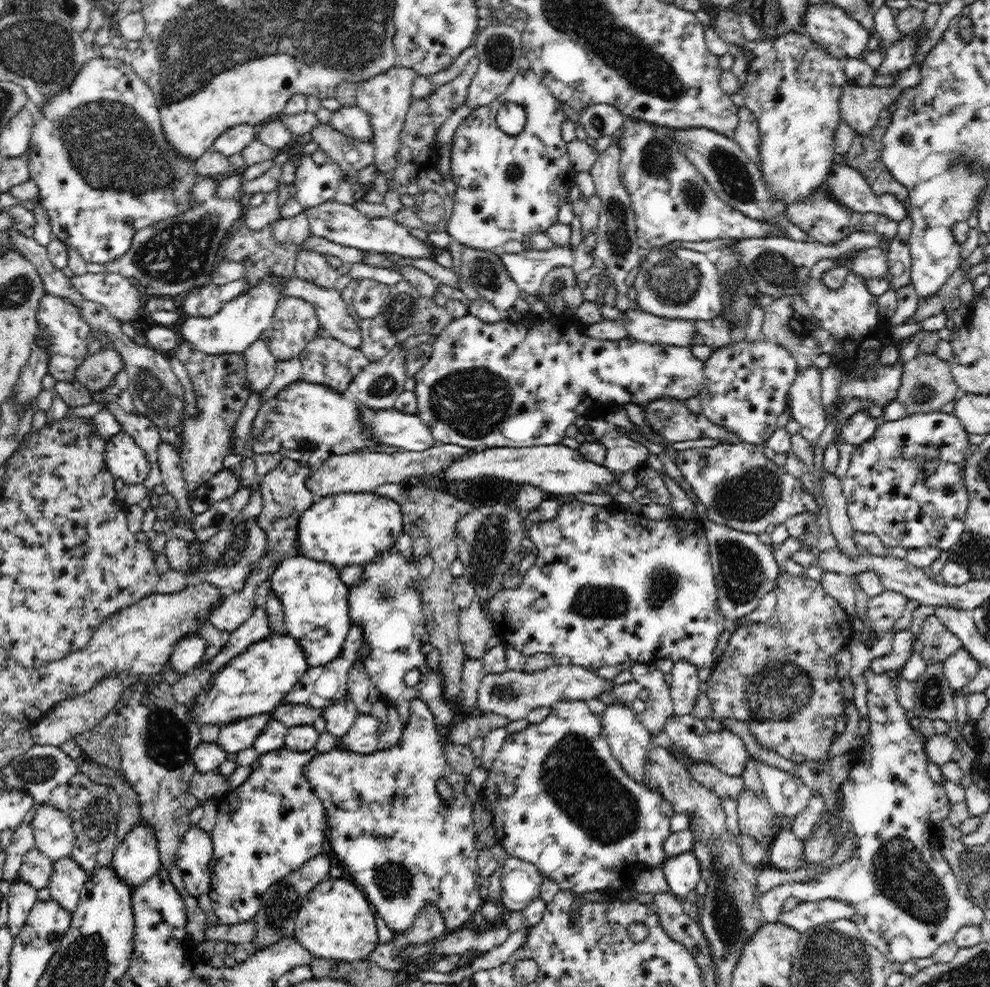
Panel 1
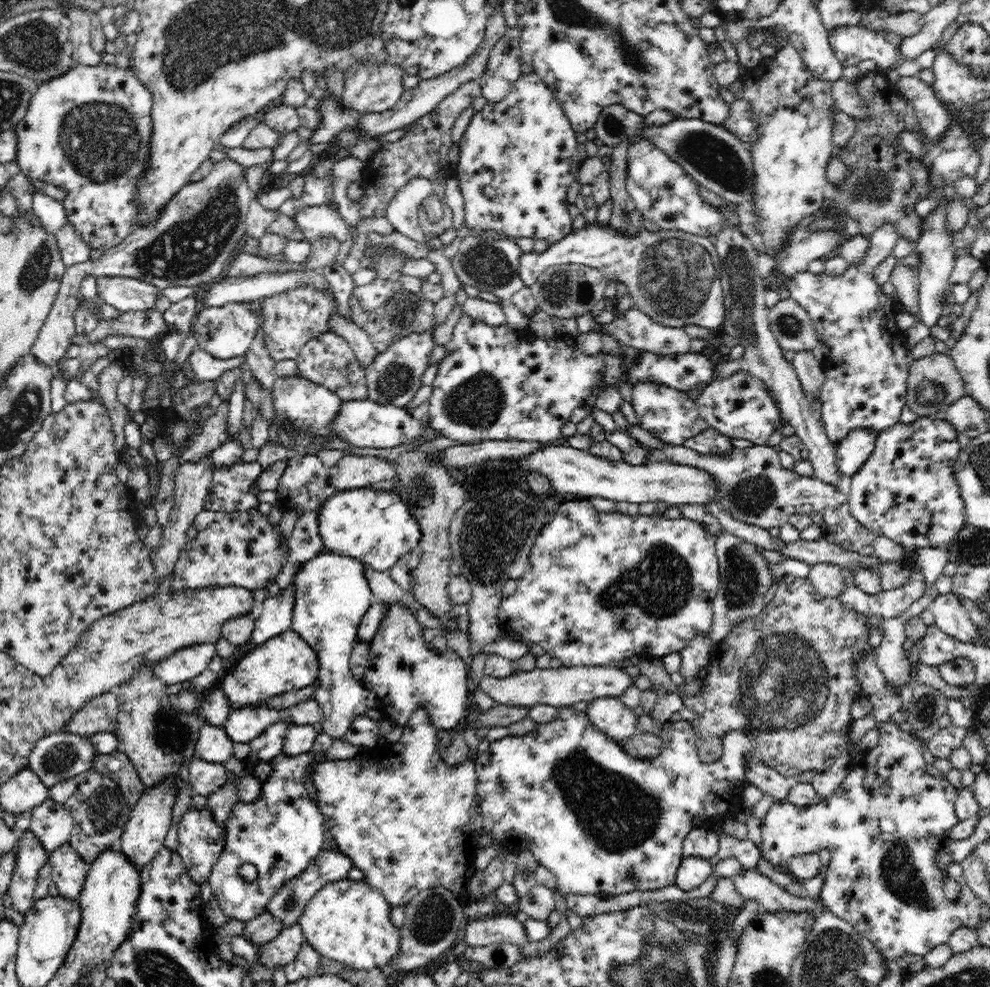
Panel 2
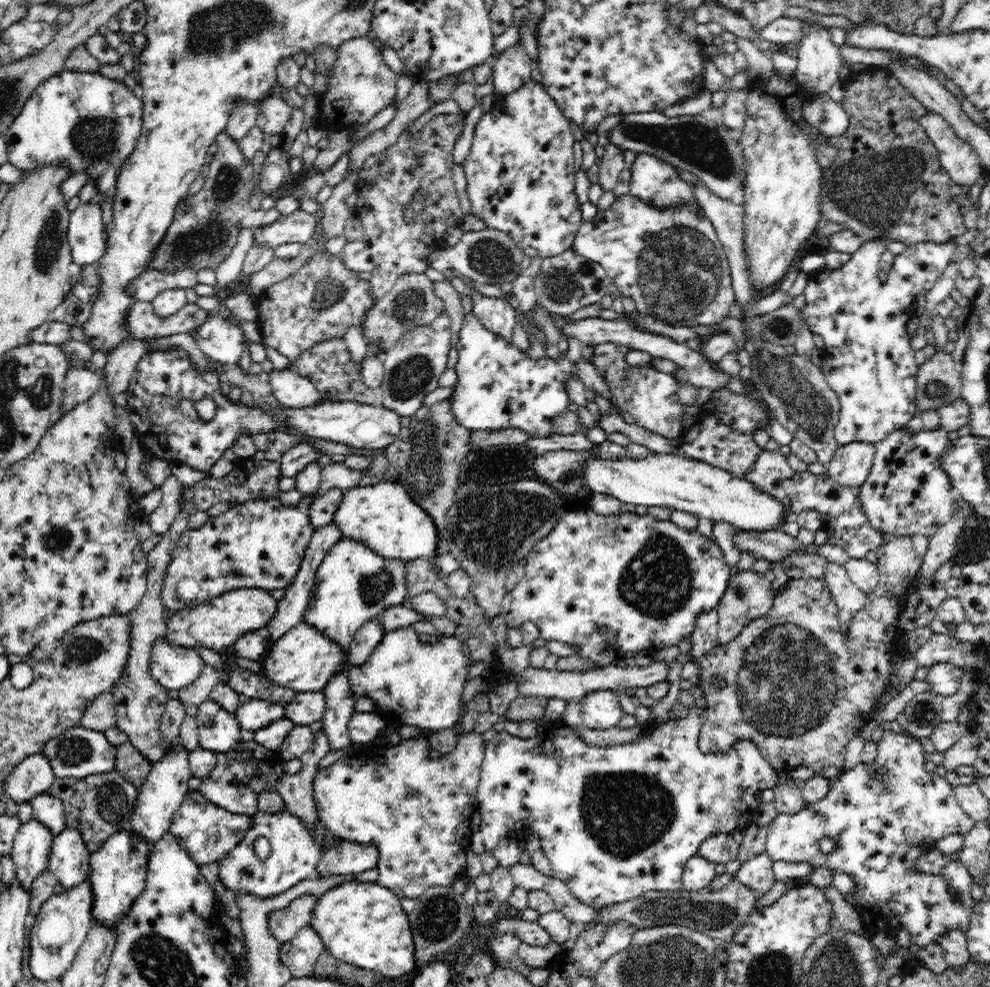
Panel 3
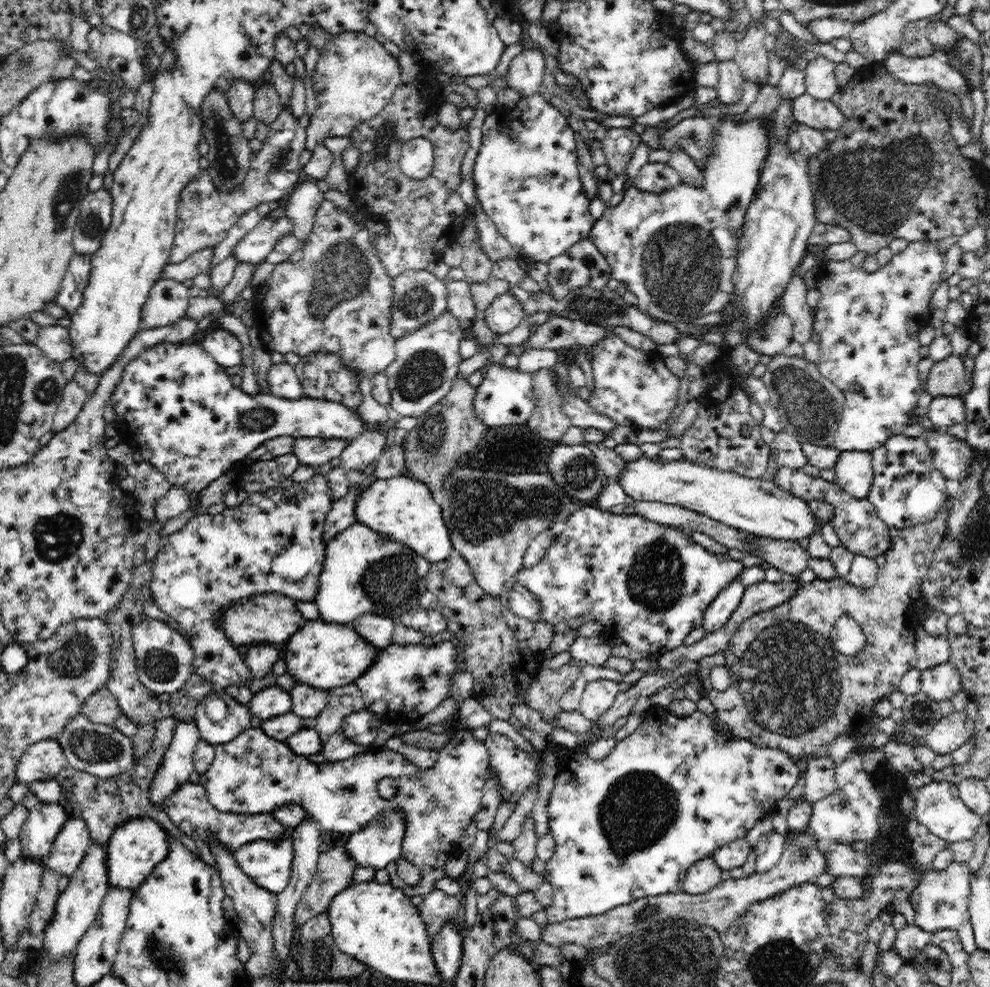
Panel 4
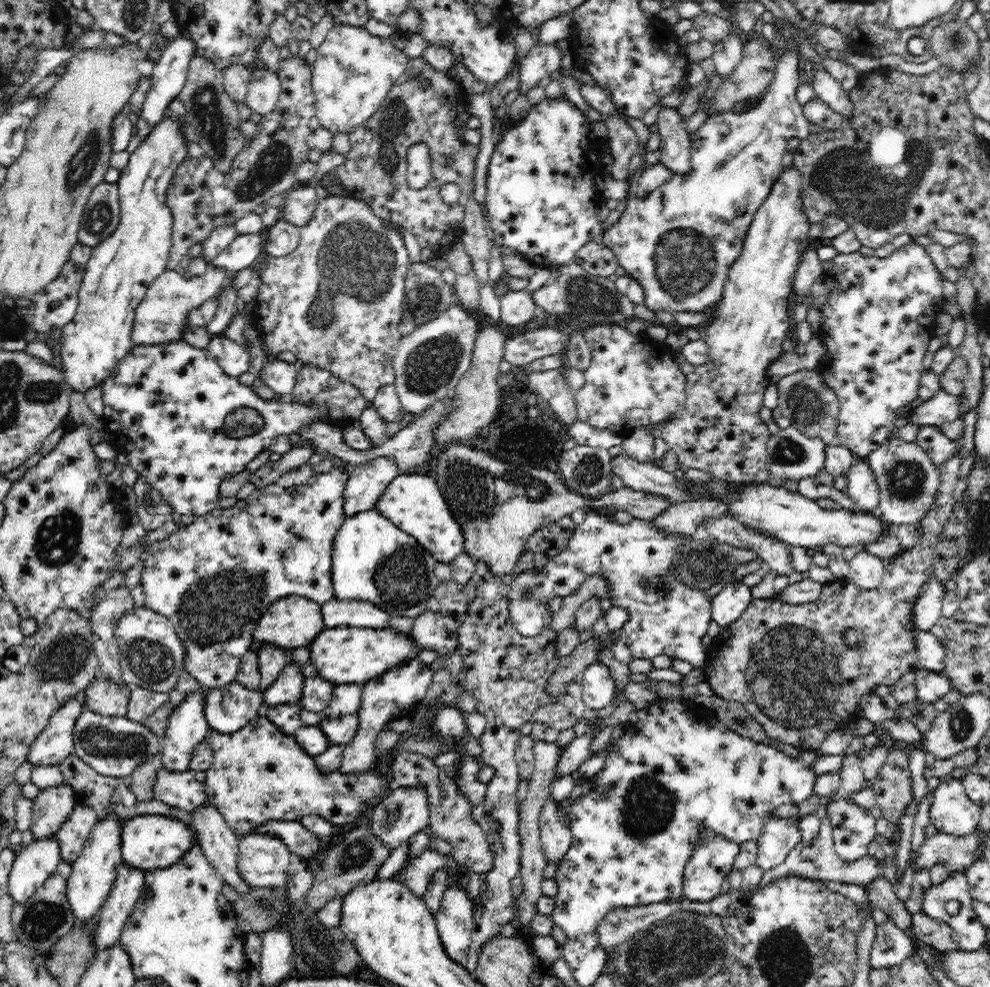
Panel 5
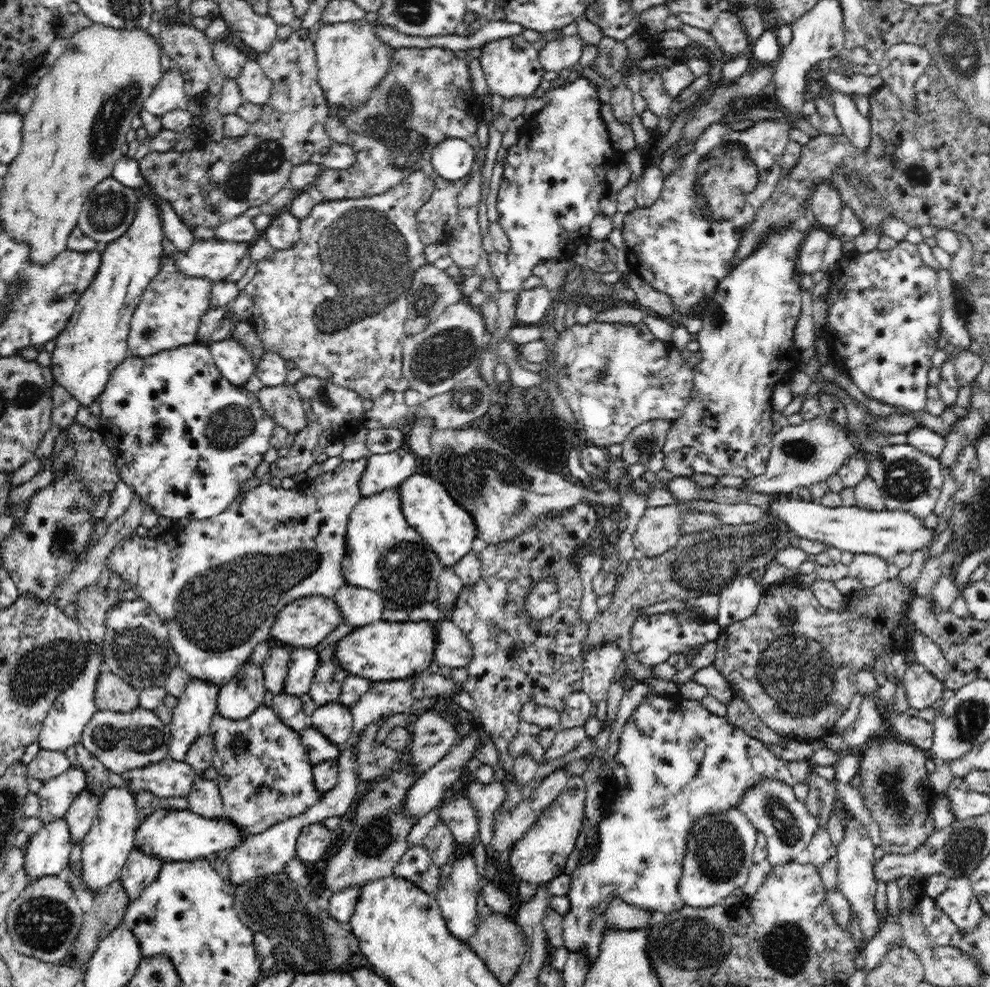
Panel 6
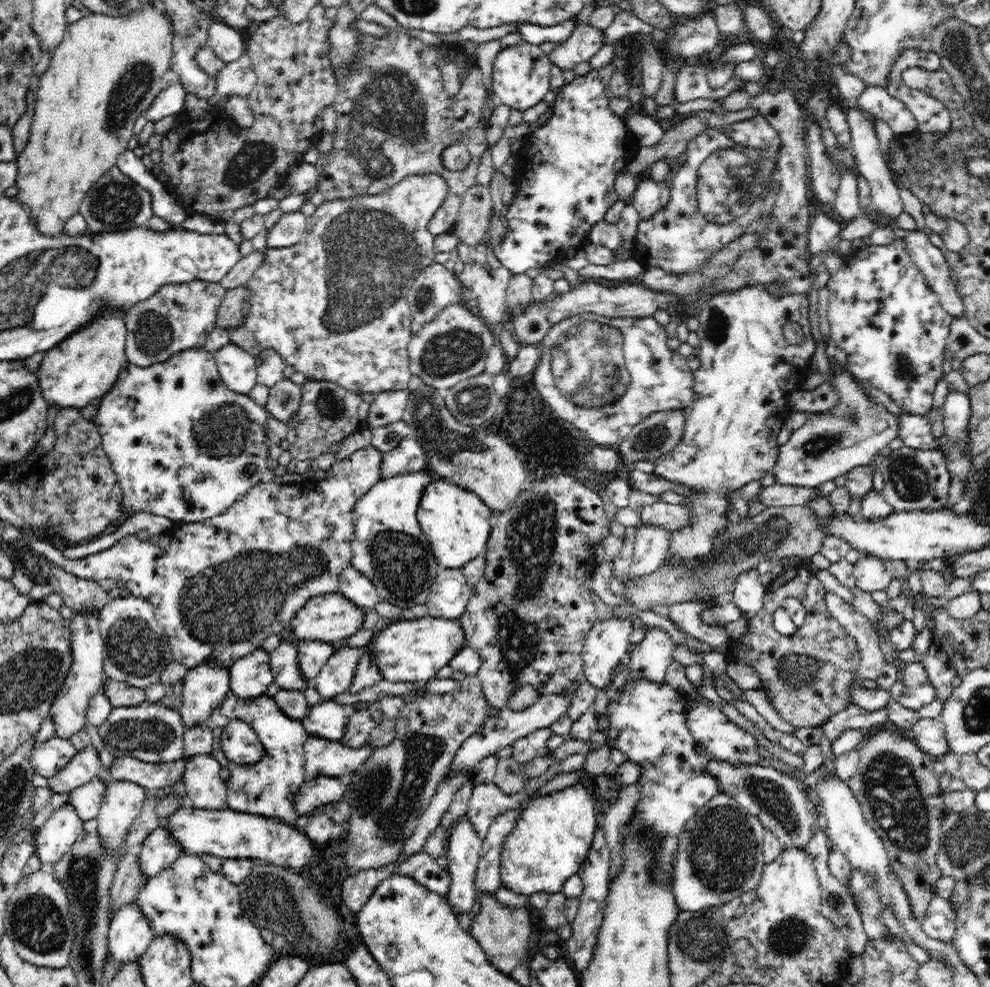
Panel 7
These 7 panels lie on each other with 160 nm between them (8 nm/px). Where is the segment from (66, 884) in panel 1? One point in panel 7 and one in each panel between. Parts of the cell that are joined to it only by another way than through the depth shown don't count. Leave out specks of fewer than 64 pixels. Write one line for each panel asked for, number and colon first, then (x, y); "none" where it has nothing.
2: (69, 871)
3: (69, 860)
4: (71, 844)
5: (71, 836)
6: (82, 814)
7: (86, 799)

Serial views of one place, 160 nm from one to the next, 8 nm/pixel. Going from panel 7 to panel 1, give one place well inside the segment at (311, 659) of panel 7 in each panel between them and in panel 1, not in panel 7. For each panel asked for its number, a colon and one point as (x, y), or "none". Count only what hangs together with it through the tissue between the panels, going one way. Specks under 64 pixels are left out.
1: (239, 735)
2: (242, 725)
3: (254, 714)
4: (266, 703)
5: (286, 690)
6: (303, 665)

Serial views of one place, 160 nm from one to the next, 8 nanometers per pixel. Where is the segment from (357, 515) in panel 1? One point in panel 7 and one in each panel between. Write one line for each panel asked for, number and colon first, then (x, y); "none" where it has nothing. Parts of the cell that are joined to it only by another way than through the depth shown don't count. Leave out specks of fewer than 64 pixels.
2: (375, 527)
3: (383, 517)
4: (400, 508)
5: (413, 502)
6: (447, 528)
7: (456, 523)

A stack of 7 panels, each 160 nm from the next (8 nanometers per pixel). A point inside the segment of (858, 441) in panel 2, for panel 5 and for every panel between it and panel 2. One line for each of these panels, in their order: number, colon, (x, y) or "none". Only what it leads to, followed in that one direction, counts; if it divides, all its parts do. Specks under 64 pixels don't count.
3: (851, 462)
4: (853, 470)
5: (862, 488)

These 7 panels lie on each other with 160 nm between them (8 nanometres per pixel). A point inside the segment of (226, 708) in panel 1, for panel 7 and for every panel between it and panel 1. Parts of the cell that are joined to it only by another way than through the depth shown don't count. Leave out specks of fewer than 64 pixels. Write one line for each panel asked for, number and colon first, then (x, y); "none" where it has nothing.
2: (284, 663)
3: (303, 660)
4: (322, 655)
5: (344, 654)
6: (381, 651)
7: (405, 650)

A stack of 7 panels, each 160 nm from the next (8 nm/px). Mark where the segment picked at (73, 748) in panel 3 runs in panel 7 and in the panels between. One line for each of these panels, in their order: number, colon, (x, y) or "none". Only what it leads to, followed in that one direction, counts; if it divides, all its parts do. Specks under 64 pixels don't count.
4: (98, 749)
5: (113, 746)
6: (121, 741)
7: (150, 732)

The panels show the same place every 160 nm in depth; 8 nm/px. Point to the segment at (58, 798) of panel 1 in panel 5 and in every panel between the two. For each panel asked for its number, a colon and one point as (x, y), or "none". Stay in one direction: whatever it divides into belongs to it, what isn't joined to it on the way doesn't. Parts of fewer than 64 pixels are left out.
2: (100, 811)
3: (98, 805)
4: (104, 804)
5: (108, 796)

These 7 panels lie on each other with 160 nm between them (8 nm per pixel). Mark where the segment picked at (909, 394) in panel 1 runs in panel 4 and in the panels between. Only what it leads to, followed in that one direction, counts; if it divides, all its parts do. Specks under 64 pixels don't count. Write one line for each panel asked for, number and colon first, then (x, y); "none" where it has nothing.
2: (934, 382)
3: (938, 382)
4: (947, 377)

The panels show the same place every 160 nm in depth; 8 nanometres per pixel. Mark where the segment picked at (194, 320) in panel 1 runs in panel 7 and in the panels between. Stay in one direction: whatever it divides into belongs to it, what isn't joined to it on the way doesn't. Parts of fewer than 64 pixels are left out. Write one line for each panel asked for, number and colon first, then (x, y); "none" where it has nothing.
2: (227, 331)
3: (222, 339)
4: (224, 347)
5: (233, 359)
6: (234, 361)
7: (237, 368)

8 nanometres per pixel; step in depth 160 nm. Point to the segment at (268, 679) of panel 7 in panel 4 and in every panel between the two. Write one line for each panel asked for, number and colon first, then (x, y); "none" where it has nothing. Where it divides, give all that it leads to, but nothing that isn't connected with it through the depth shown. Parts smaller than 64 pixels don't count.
4: (220, 718)
5: (228, 709)
6: (237, 699)

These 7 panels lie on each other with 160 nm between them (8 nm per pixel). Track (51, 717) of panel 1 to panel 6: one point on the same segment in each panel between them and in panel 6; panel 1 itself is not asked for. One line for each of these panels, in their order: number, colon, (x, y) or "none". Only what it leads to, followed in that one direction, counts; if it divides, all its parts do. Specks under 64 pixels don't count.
2: (96, 715)
3: (100, 714)
4: (101, 708)
5: (105, 697)
6: (111, 693)

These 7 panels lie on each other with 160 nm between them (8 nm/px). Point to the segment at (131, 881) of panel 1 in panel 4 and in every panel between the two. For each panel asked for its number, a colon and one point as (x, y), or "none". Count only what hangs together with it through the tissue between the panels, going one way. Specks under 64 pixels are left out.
2: (143, 837)
3: (158, 799)
4: (176, 765)

